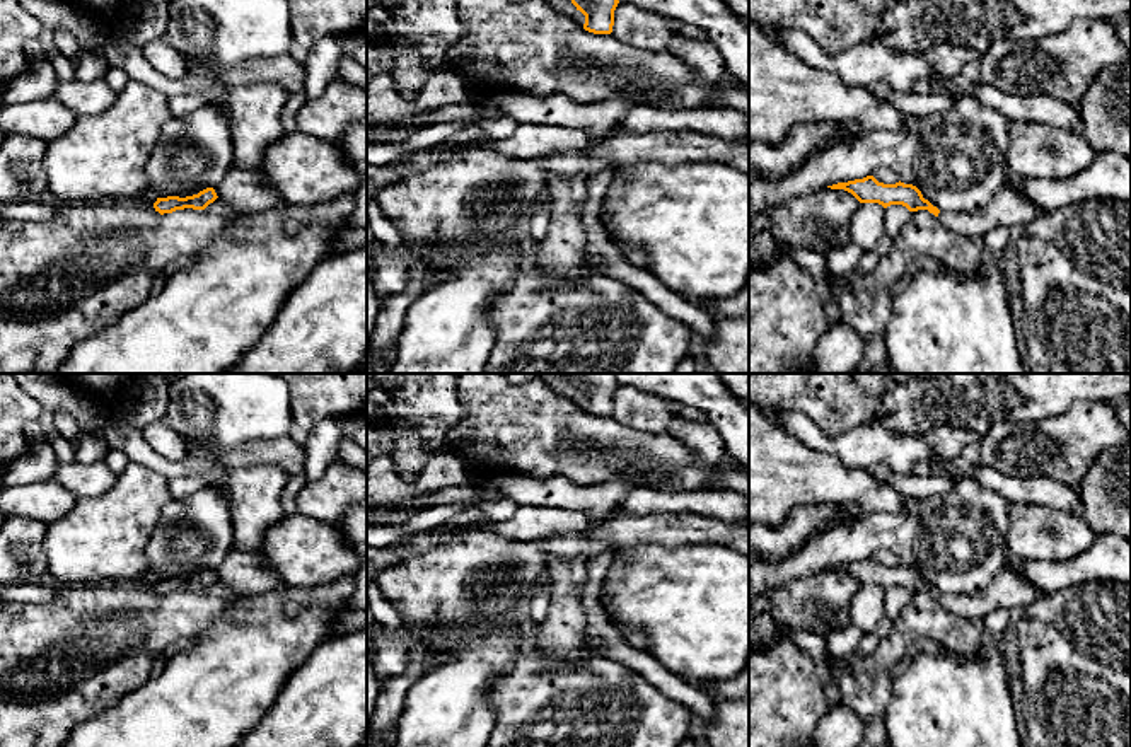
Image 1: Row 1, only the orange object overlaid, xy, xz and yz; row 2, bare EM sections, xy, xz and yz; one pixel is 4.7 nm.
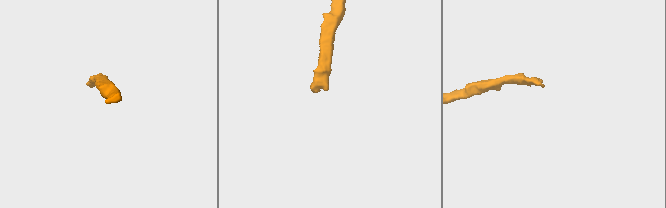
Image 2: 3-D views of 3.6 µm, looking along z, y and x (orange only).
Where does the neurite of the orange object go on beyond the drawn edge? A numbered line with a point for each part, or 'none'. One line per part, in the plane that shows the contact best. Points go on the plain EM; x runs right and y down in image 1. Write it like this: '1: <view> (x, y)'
1: yz (1009, 589)

